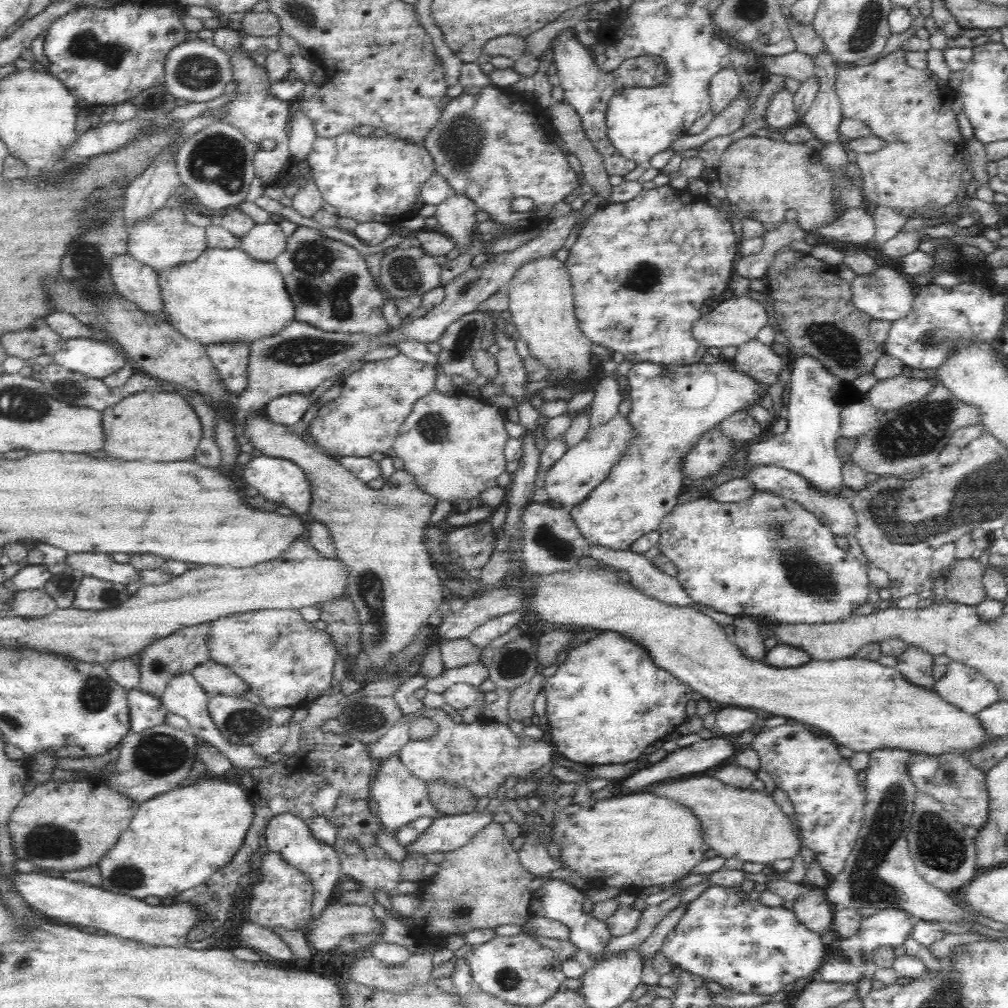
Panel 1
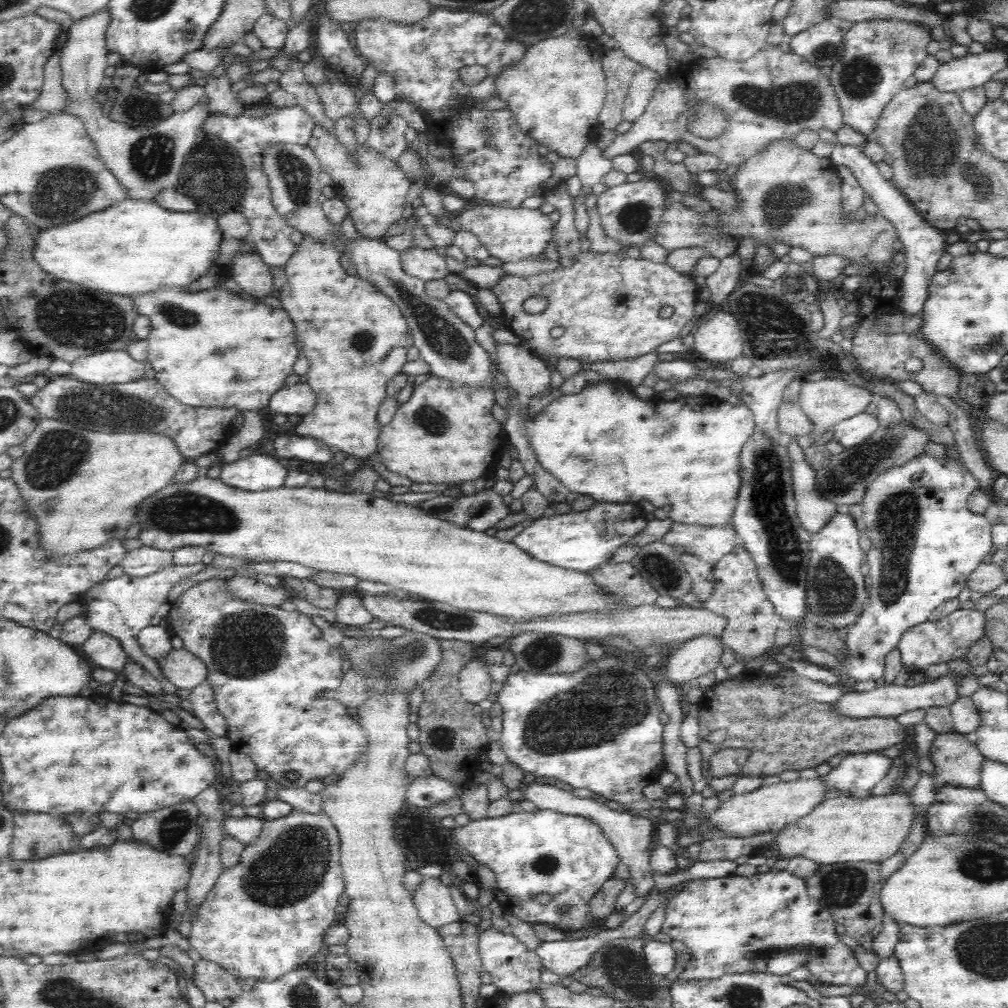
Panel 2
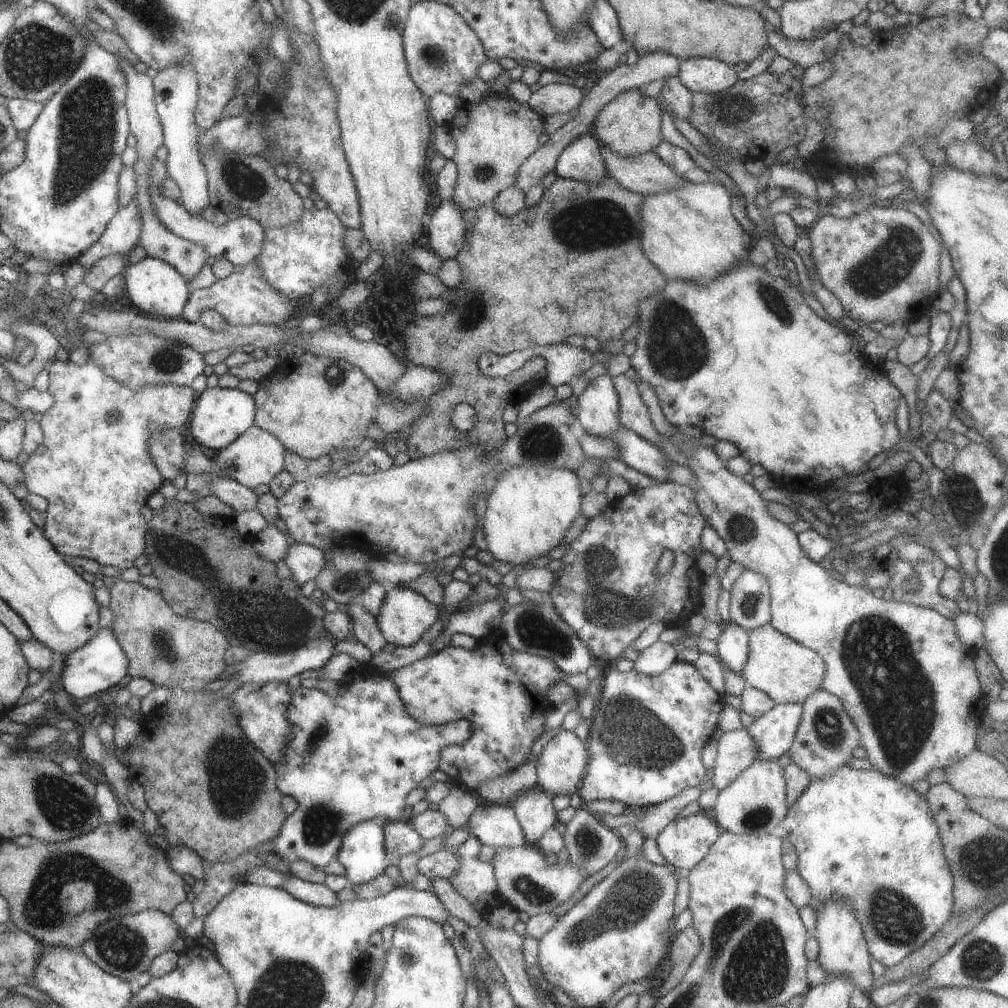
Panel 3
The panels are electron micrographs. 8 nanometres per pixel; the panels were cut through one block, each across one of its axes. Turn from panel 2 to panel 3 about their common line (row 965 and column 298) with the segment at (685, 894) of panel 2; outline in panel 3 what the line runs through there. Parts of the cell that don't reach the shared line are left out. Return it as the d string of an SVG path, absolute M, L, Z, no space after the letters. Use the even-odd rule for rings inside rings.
M359 668L344 680L344 688L341 696L329 696L321 690L298 686L290 694L285 708L291 736L281 758L272 766L277 790L282 795L292 796L297 808L287 815L278 835L271 841L271 854L289 863L301 860L322 869L335 858L343 834L353 824L369 818L382 824L402 820L405 794L437 769L439 750L459 744L471 734L471 724L467 720L459 719L441 726L423 726L415 722L405 712L395 692L395 684L386 673L367 672Z

